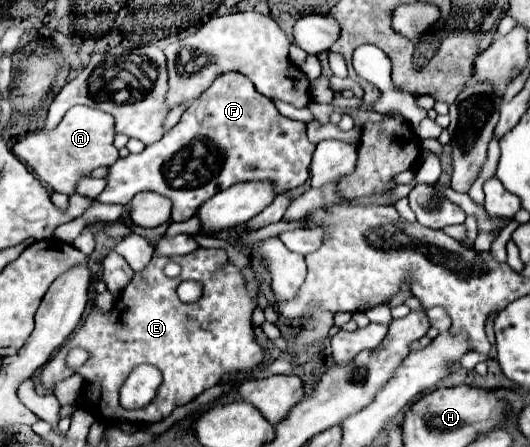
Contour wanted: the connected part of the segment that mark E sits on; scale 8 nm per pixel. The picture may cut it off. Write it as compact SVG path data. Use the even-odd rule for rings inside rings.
M199 248L185 256L171 256L169 262L181 266L177 278L167 278L163 268L167 262L155 266L155 258L145 270L137 272L127 284L123 294L115 300L111 312L103 314L97 308L91 310L83 326L57 350L57 354L45 364L41 382L45 388L53 388L55 382L73 374L81 374L85 380L84 407L90 412L99 410L105 418L125 418L133 424L161 422L173 412L173 406L185 406L203 390L215 386L223 374L249 370L263 360L263 350L255 340L251 314L257 304L255 294L259 290L259 278L249 266L239 270L227 264L225 250ZM183 280L197 280L203 284L202 296L195 304L183 304L177 298L177 286ZM73 348L85 348L89 360L81 368L67 366L67 354ZM139 364L151 364L163 372L163 384L151 404L139 410L123 410L119 406L119 388L129 372Z

